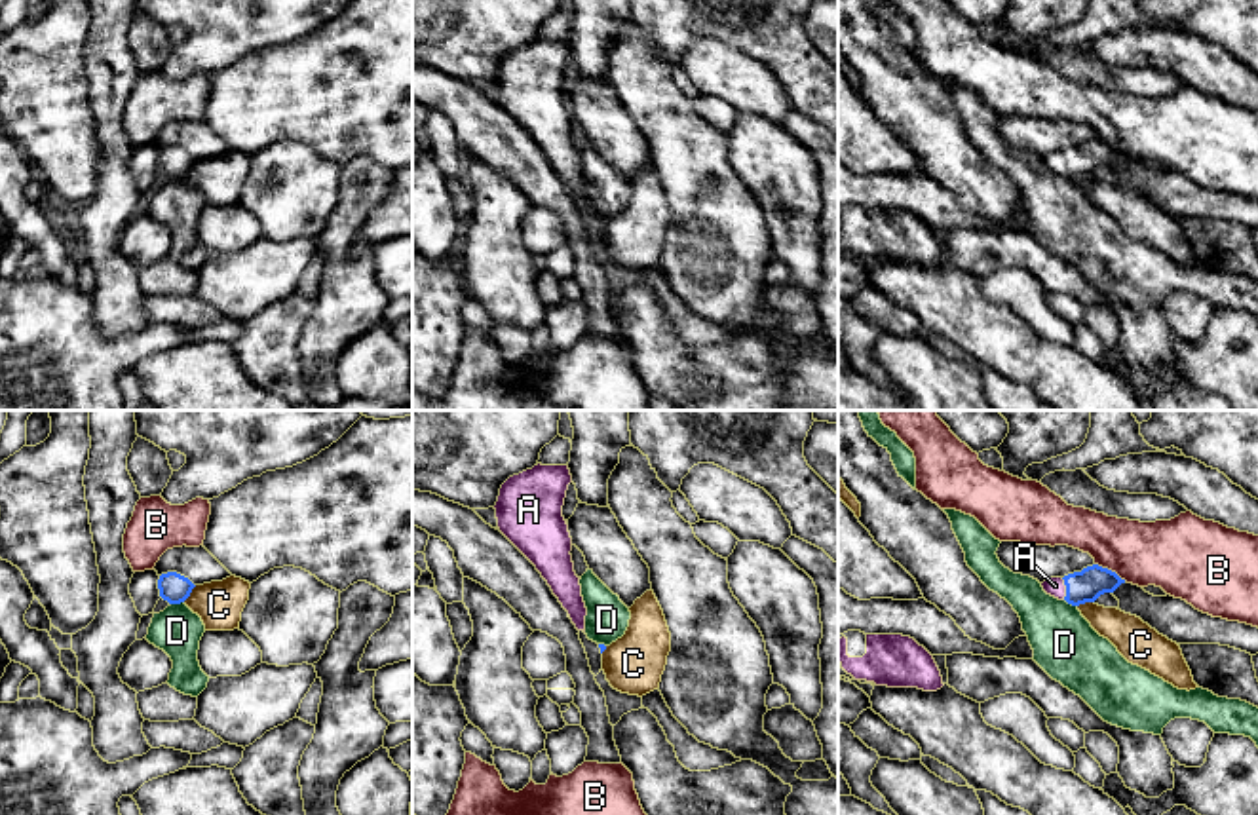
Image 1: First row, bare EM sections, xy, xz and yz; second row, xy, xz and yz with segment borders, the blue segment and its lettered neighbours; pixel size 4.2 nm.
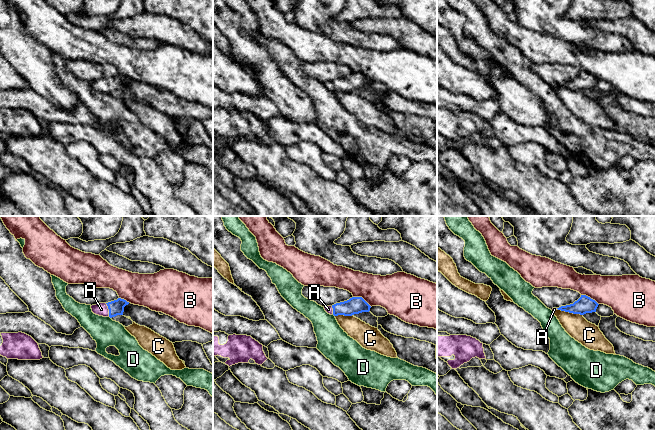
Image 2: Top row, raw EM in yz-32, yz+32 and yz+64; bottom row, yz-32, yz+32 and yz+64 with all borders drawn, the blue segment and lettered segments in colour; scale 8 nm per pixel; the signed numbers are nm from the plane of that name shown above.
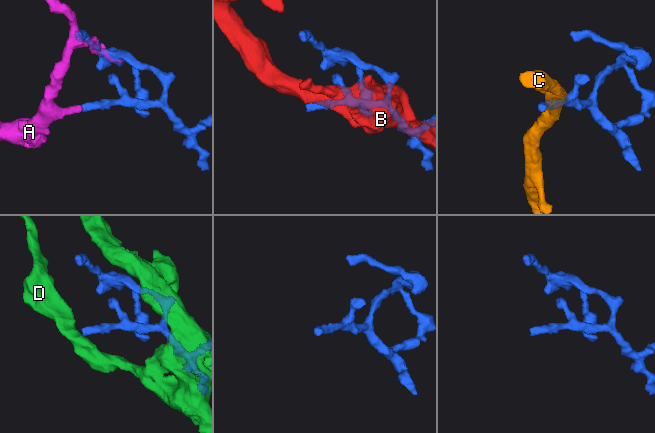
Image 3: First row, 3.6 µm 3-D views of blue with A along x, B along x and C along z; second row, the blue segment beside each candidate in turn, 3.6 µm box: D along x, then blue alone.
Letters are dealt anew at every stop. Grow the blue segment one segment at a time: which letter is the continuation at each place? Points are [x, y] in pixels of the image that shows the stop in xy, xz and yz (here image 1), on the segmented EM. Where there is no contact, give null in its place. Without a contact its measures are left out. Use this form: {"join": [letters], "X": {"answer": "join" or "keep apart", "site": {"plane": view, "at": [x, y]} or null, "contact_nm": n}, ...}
{"join": ["A"], "A": {"answer": "join", "site": {"plane": "yz", "at": [1067, 589]}, "contact_nm": 100}, "B": {"answer": "keep apart", "site": {"plane": "yz", "at": [1110, 570]}, "contact_nm": 150}, "C": {"answer": "keep apart", "site": {"plane": "xy", "at": [190, 591]}, "contact_nm": 90}, "D": {"answer": "keep apart", "site": {"plane": "xy", "at": [177, 603]}, "contact_nm": 60}}

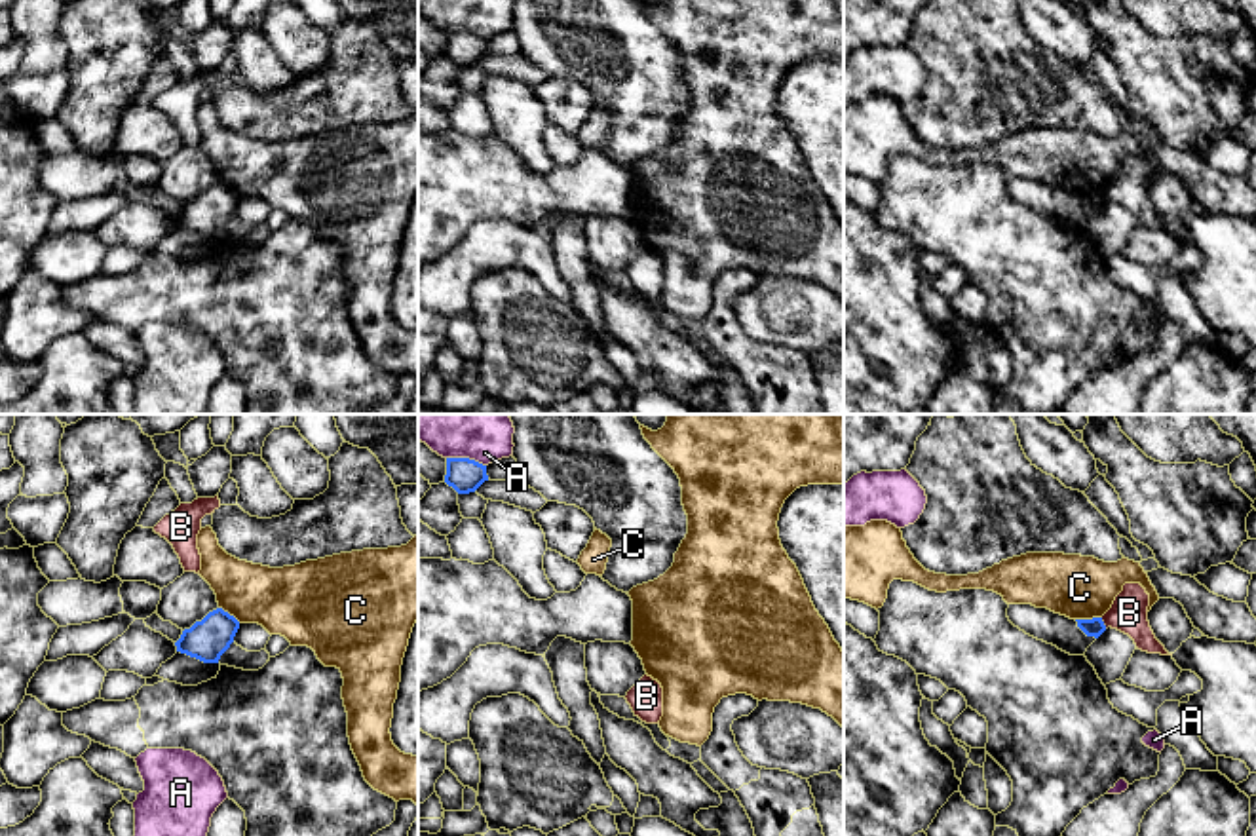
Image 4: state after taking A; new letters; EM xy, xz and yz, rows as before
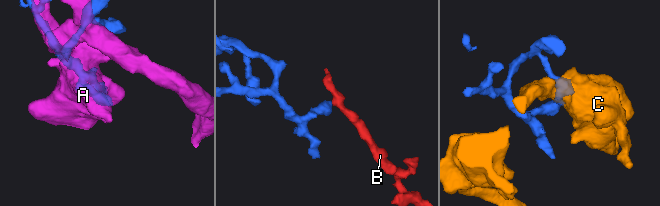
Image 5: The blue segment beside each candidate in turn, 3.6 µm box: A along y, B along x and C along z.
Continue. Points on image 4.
{"join": [], "A": {"answer": "keep apart", "site": {"plane": "xz", "at": [466, 458]}, "contact_nm": 170}, "B": {"answer": "keep apart", "site": {"plane": "yz", "at": [1103, 624]}, "contact_nm": 50}, "C": {"answer": "keep apart", "site": {"plane": "yz", "at": [1087, 620]}, "contact_nm": 110}}

